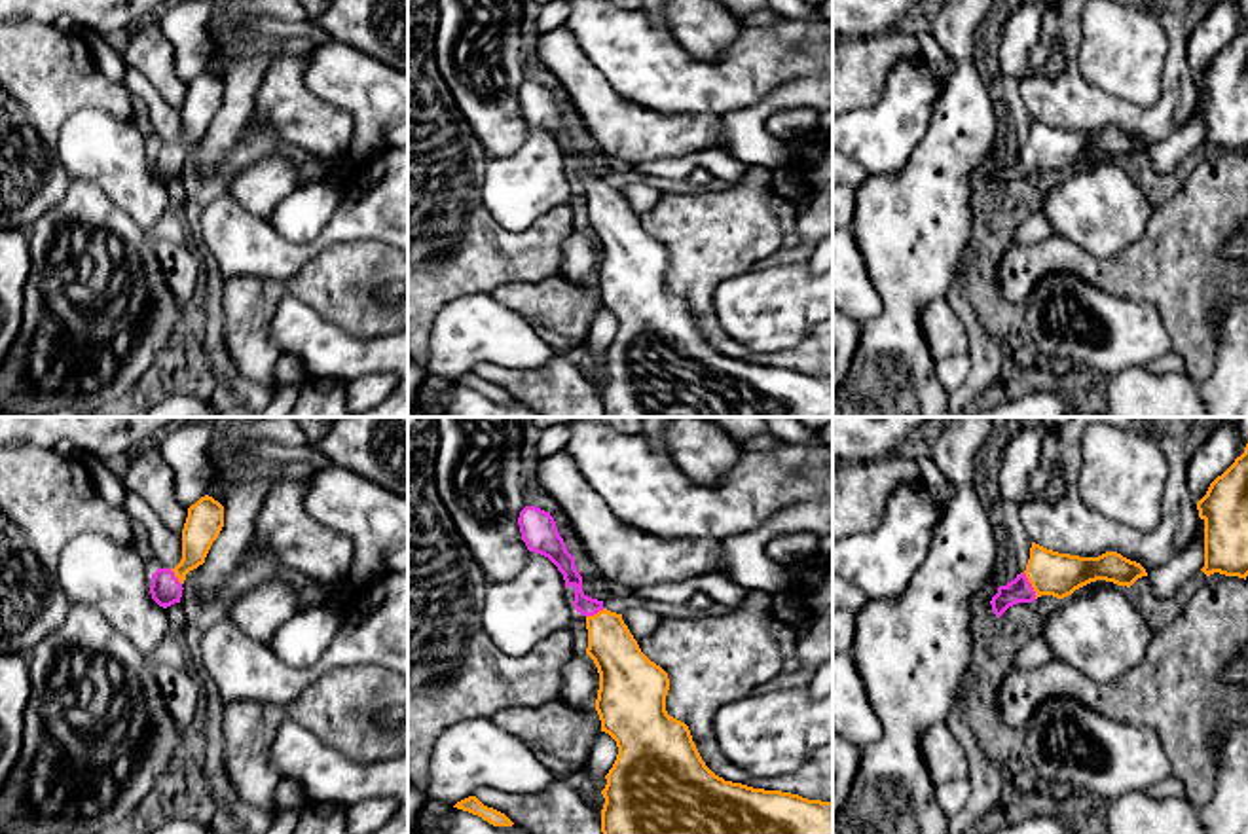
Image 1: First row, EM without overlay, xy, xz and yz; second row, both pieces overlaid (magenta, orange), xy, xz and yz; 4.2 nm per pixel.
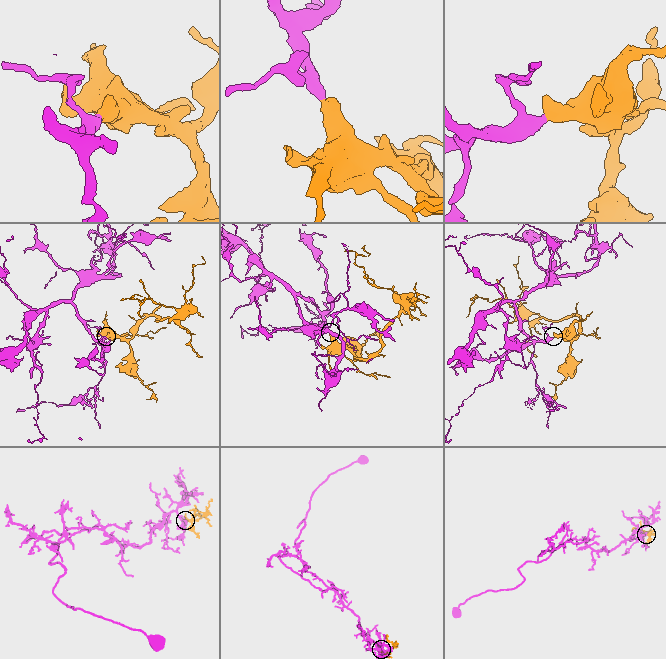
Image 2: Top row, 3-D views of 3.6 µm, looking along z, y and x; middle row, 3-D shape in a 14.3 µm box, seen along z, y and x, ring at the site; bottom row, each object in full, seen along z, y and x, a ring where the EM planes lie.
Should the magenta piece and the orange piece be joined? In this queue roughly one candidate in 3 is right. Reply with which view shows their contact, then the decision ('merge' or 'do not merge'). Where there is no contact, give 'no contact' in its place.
meets magenta in yz; merge

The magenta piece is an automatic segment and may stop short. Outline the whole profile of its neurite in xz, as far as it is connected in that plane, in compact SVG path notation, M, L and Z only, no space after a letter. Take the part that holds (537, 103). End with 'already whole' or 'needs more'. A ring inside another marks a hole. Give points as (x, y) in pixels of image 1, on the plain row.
M525 82L518 100L527 125L548 133L563 150L565 163L575 163L573 182L586 193L586 229L599 248L596 286L601 307L618 322L601 366L603 417L833 417L833 377L725 356L706 341L688 301L666 286L668 248L641 227L622 190L582 167L575 133L550 87Z; needs more

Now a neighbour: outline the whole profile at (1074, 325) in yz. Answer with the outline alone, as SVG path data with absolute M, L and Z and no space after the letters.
M1072 273L1045 275L1022 311L1026 341L1064 373L1089 368L1113 375L1172 351L1151 301L1111 296Z

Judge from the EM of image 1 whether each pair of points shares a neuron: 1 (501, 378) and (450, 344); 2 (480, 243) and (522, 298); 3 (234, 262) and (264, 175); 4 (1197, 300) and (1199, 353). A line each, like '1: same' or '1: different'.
1: different
2: different
3: different
4: same

